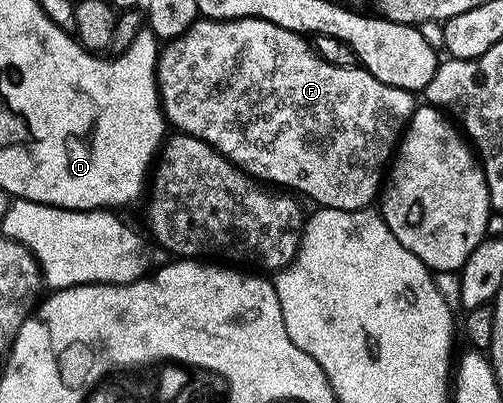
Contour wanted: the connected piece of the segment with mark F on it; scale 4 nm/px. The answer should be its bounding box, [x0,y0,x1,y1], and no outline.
[156,19,417,212]

